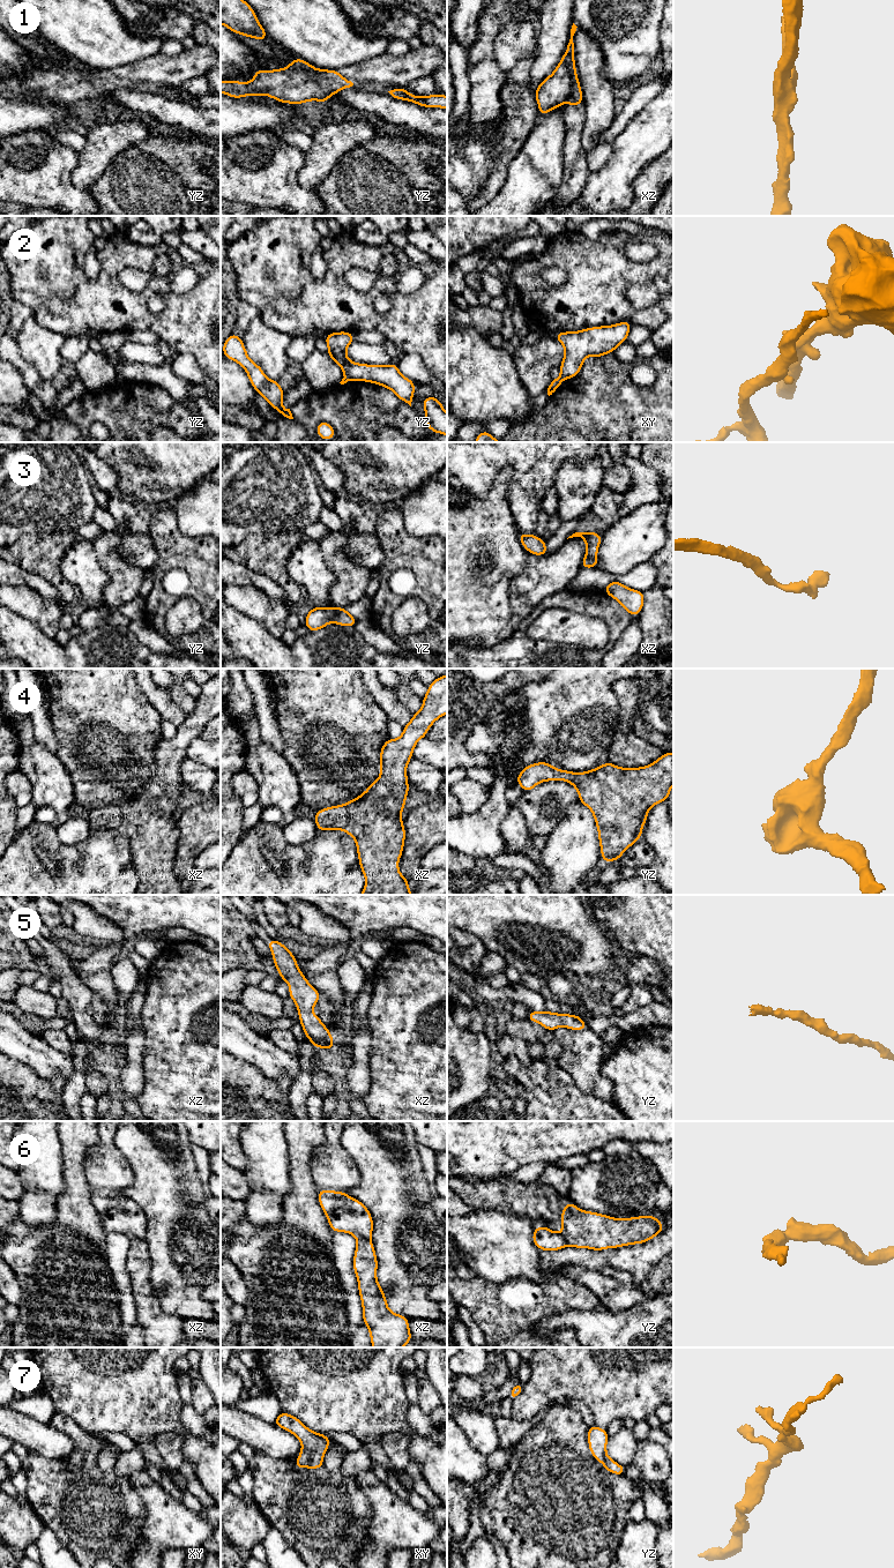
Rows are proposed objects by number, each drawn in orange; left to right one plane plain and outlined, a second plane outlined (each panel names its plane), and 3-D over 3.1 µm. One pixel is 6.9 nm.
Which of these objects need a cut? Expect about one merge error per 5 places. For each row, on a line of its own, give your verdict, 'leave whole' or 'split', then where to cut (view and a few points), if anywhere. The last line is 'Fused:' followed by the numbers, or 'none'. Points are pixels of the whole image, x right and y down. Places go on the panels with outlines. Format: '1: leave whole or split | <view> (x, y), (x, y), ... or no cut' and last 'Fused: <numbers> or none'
1: split | xz (565, 54), (570, 61), (572, 75), (572, 91), (570, 96)
2: split | xy (560, 375), (564, 379)
3: leave whole | no cut
4: leave whole | no cut
5: leave whole | no cut
6: split | xz (369, 1238), (357, 1239)
7: leave whole | no cut
Fused: 1, 2, 6

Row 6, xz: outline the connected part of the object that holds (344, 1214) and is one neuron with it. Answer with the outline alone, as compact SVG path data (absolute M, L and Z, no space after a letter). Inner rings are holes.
M319 1189L318 1201L333 1232L347 1232L357 1239L371 1239L373 1218L359 1200L344 1192Z

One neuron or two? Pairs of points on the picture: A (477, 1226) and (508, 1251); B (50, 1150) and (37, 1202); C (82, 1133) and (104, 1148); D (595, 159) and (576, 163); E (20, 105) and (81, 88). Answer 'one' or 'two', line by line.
A: one
B: one
C: two
D: two
E: two

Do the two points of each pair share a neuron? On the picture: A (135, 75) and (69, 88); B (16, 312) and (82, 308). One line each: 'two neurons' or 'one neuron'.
A: one neuron
B: two neurons

